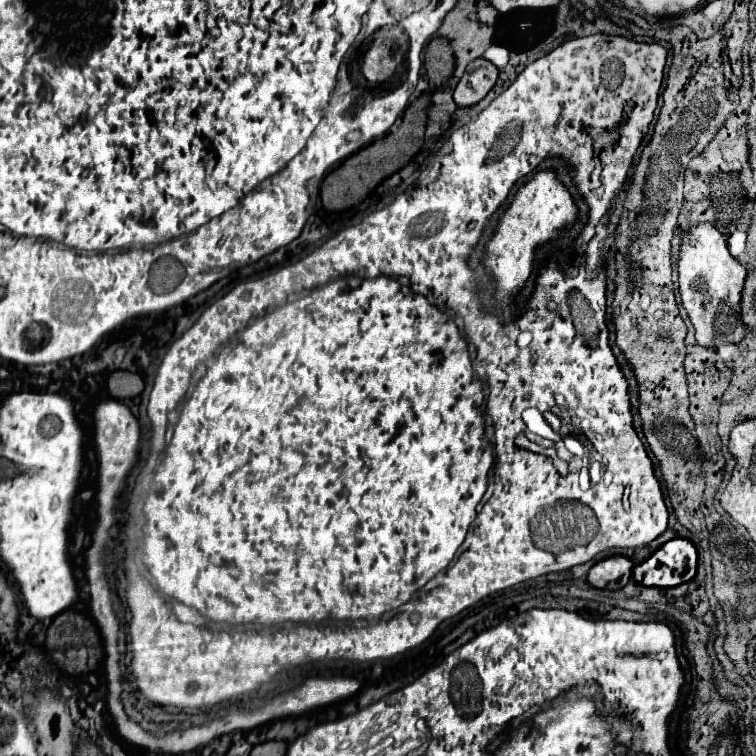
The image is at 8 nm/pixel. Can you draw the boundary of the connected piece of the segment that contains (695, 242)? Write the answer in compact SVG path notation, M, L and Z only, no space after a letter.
M693 223L685 229L677 257L677 273L681 305L695 327L697 343L703 347L715 347L715 339L729 339L729 335L733 335L733 339L743 339L747 327L741 323L739 303L747 269L731 257L725 237L713 223Z

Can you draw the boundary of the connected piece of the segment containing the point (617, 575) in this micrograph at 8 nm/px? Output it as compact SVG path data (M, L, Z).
M615 555L595 563L587 573L587 583L597 589L617 591L631 581L631 569L633 569L633 563L627 557Z

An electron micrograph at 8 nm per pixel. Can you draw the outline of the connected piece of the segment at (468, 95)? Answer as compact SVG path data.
M479 57L471 61L453 91L453 99L457 107L477 105L493 89L497 75L499 75L499 69L491 65L487 59Z

